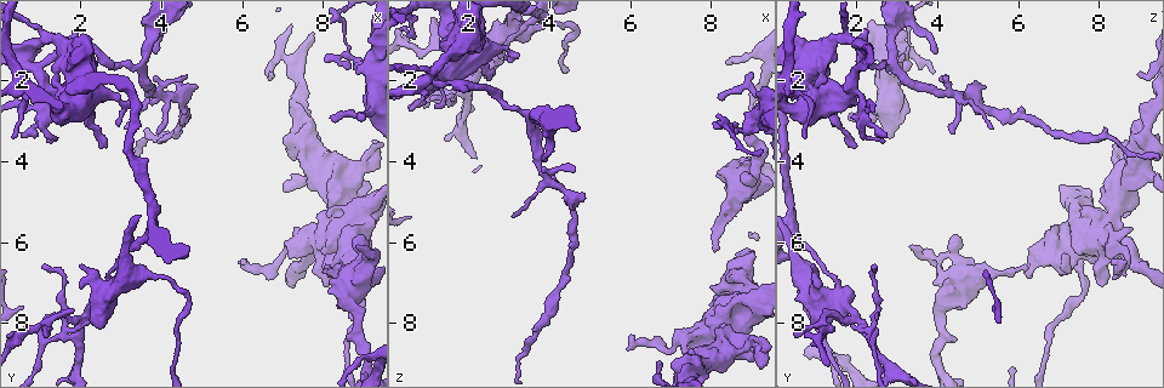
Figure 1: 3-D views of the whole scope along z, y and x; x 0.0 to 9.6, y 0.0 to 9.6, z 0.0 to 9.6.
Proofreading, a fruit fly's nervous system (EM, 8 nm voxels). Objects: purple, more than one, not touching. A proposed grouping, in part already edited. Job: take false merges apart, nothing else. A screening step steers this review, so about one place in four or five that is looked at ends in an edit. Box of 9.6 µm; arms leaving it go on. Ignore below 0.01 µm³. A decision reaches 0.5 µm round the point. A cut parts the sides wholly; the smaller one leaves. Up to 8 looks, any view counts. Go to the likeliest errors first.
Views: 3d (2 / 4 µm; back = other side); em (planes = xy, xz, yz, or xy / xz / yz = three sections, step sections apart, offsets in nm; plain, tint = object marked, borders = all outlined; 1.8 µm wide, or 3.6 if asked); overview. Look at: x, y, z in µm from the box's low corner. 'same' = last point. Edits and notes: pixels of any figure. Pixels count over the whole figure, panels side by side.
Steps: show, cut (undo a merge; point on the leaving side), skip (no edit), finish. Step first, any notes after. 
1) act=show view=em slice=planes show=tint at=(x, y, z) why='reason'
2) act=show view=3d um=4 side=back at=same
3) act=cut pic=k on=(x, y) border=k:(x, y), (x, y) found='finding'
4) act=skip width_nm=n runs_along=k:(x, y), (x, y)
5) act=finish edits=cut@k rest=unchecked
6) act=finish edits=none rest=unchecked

act=show view=em slice=planes show=tint at=(8.85, 1.60, 3.25) why='thick turns thin'

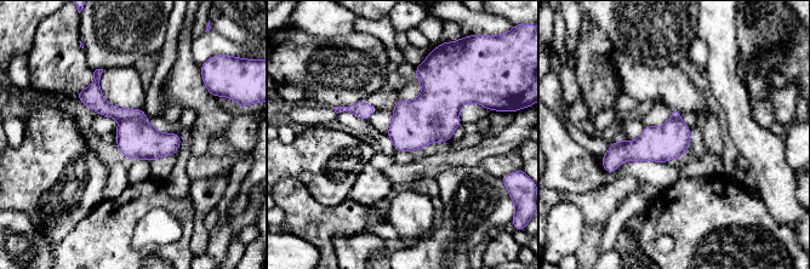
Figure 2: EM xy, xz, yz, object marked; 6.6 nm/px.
act=cut pic=2 on=(100, 104) width_nm=220 found='two neurons meet here'

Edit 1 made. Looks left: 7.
act=show view=em um=3.6 slice=planes show=borders at=(7.70, 3.70, 9.05) why='thick turns thin'

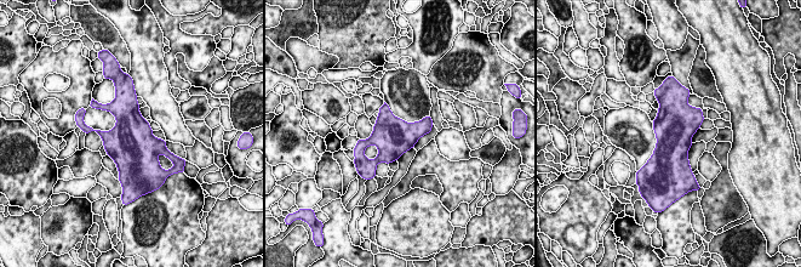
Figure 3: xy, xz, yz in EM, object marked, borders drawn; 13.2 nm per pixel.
act=skip found='all the same neuron'

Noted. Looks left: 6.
act=show view=3d um=4 at=(2.50, 7.65, 1.55) why='abrupt turn'

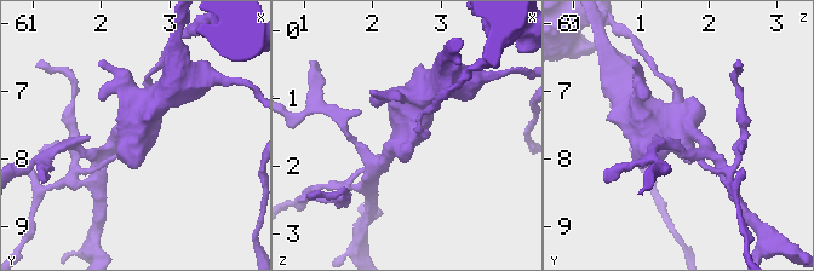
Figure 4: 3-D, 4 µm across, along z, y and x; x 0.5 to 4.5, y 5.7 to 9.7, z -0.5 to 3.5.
act=show view=em slice=planes show=tint at=(2.50, 7.60, 1.60) why='shape alone is not enough'

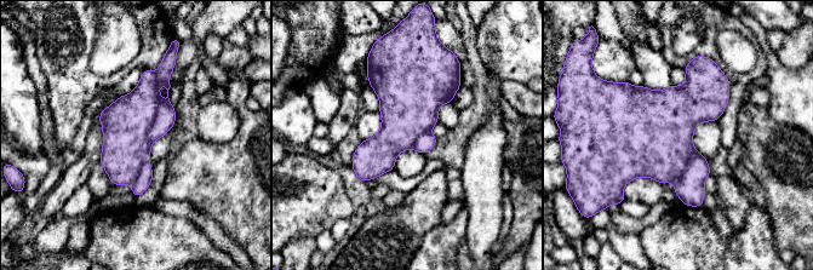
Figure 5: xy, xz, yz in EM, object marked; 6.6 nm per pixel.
act=cut pic=5 on=(165, 119) part_leaving=5:(164, 69), (167, 86), (165, 120), (152, 137) found='two neurons meet here'

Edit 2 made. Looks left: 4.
act=finish edits=cut@2,cut@5 rest=unchecked

